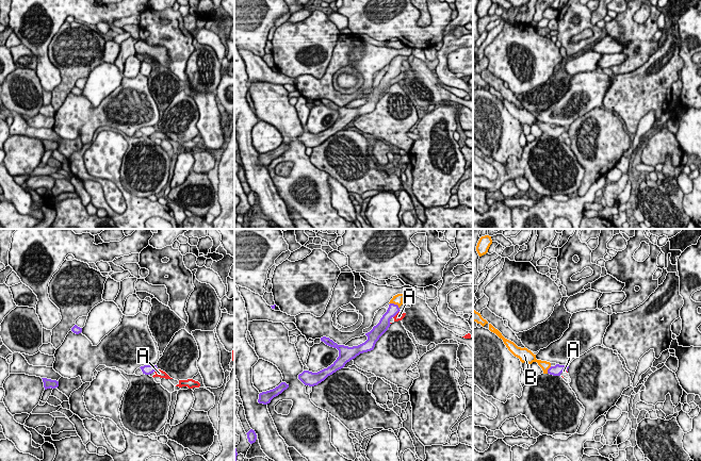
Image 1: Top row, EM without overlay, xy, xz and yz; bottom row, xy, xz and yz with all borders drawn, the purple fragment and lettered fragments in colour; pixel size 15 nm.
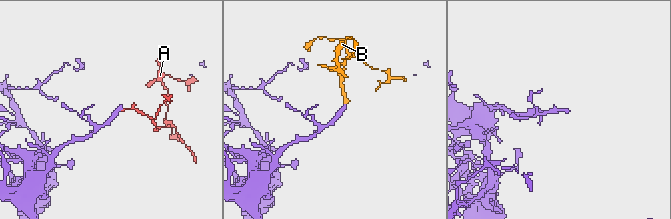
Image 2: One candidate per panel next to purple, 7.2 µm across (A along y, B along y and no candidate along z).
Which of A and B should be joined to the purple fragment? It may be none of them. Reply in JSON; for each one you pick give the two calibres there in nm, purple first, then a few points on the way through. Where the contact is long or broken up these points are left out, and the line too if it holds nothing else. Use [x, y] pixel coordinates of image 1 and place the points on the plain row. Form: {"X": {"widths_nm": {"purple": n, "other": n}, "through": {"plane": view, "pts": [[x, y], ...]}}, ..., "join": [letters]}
{"B": {"widths_nm": {"purple": 160, "other": 160}, "through": {"plane": "xz", "pts": [[393, 70], [395, 66], [397, 61]]}}, "join": ["B"]}

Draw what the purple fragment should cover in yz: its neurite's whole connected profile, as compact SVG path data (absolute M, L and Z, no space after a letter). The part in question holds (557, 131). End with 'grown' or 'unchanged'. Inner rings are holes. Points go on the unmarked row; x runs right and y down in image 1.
M489 85L489 92L495 95L500 100L502 100L508 112L515 118L519 119L522 125L526 124L528 126L532 126L533 124L537 124L538 127L542 130L543 135L550 135L553 137L560 137L560 135L564 132L568 133L569 130L568 127L556 126L555 128L552 128L550 124L537 121L536 116L534 116L531 112L528 112L525 109L524 110L518 109L513 103L505 100L502 97L502 95L498 90L495 90L491 85Z; grown

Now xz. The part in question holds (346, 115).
M397 55L390 62L387 73L382 77L379 84L373 88L373 90L365 95L368 101L358 108L344 108L338 106L329 99L323 98L321 102L326 106L337 110L339 112L339 118L337 121L327 130L324 130L317 134L304 132L298 136L298 141L309 148L314 148L324 143L328 137L332 136L337 132L343 130L347 124L355 120L357 117L363 114L368 114L374 111L376 103L390 88L390 81L394 79L401 71L400 68L403 66L403 62L407 61L408 56Z; grown

